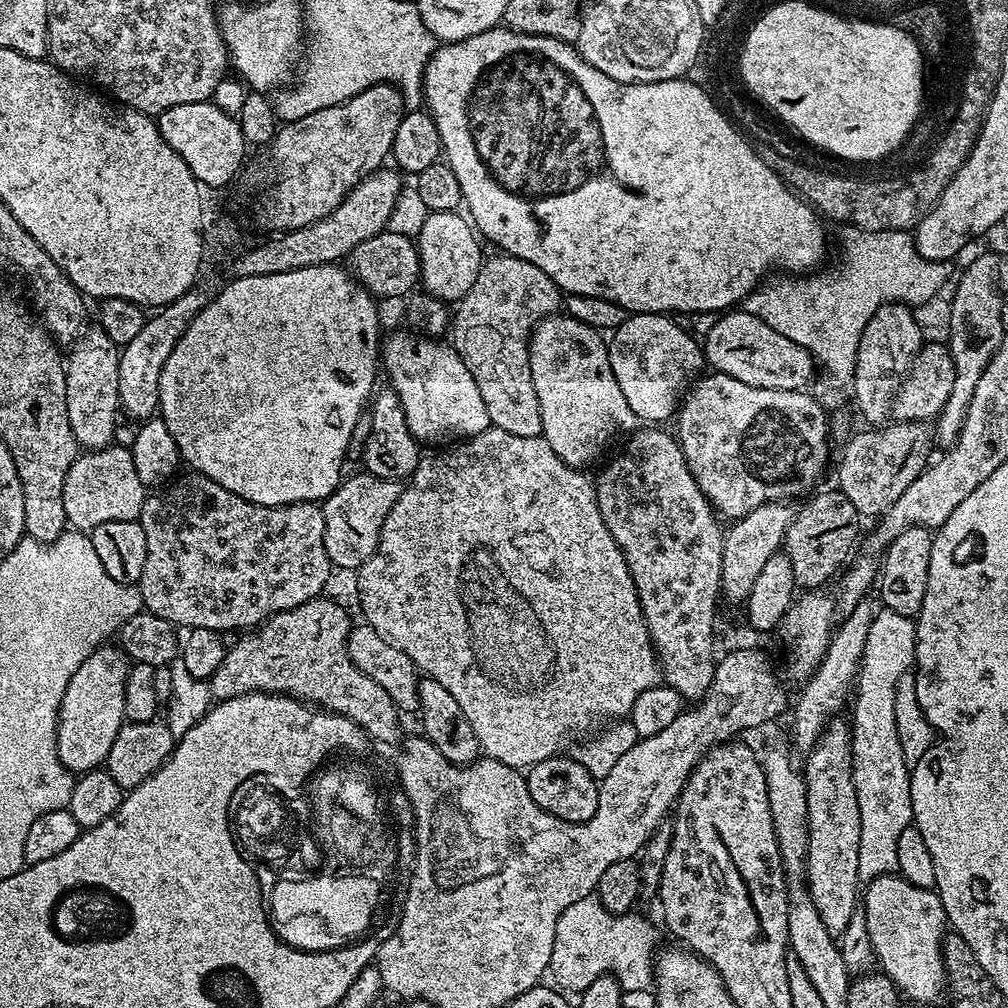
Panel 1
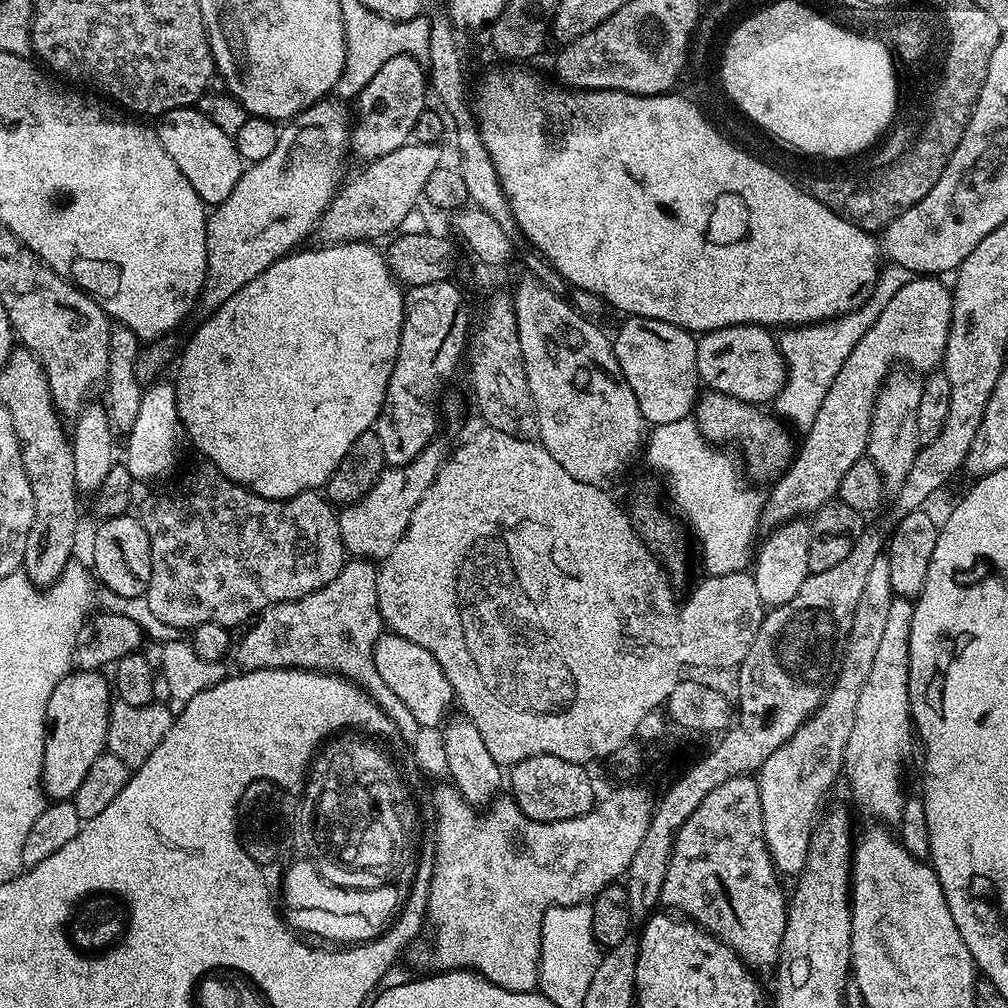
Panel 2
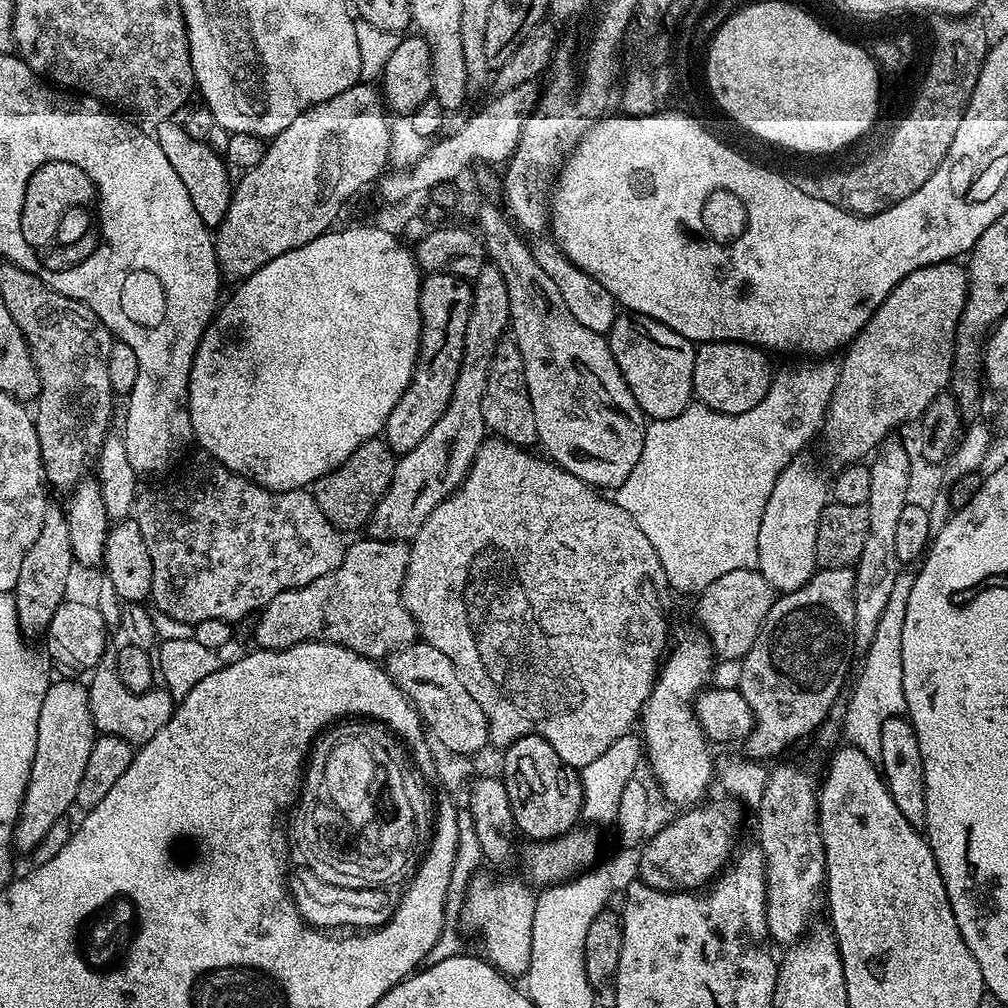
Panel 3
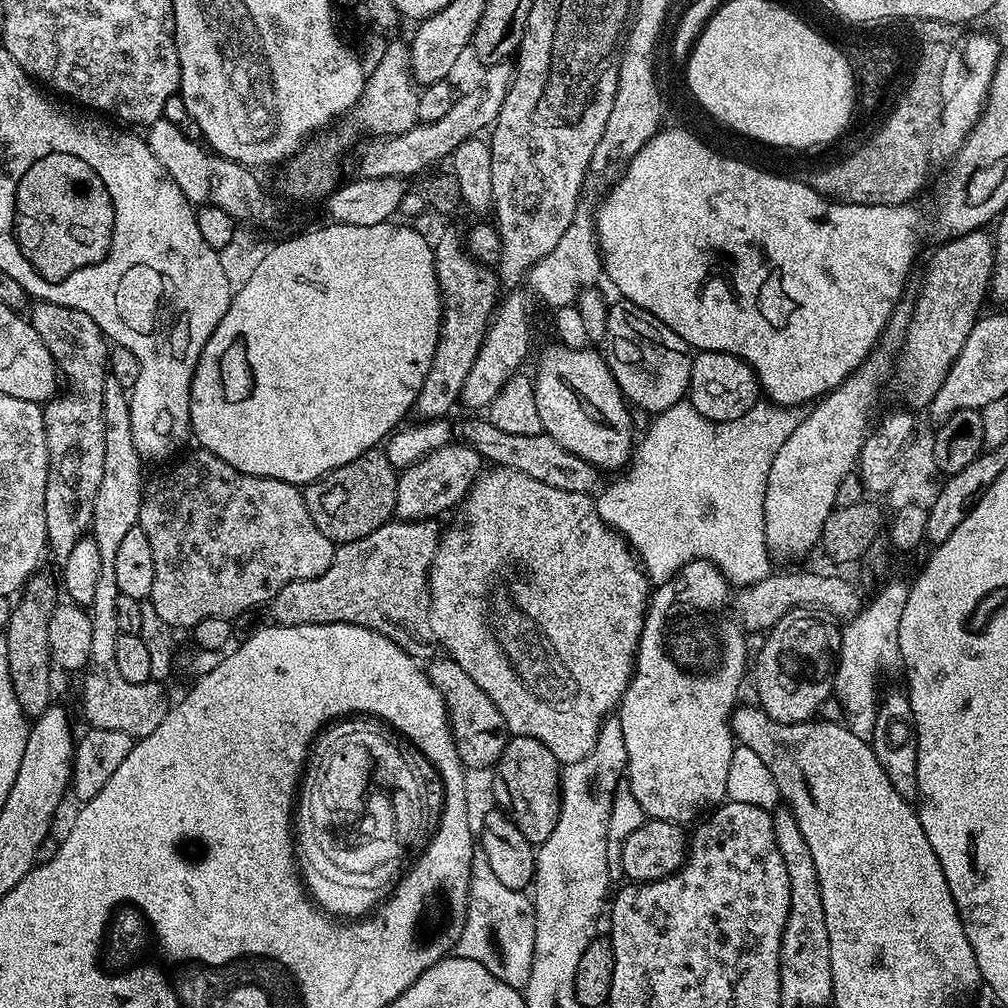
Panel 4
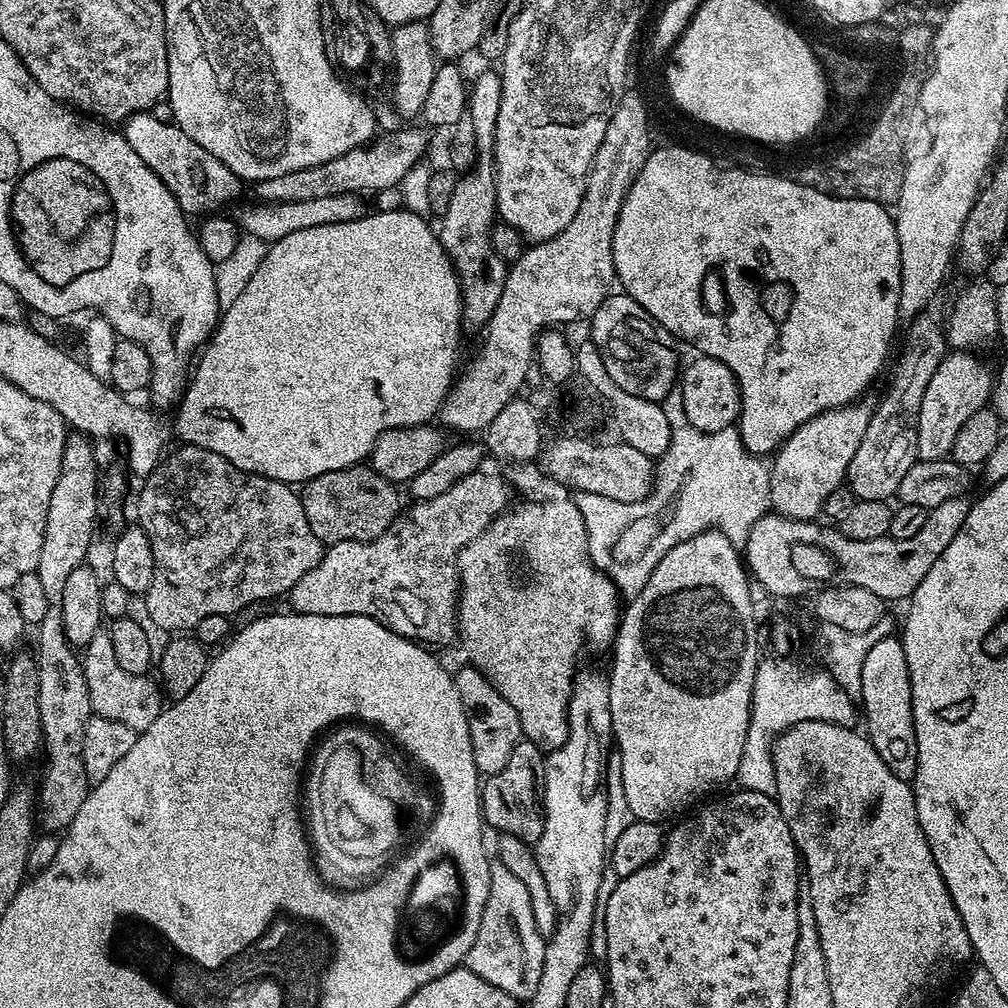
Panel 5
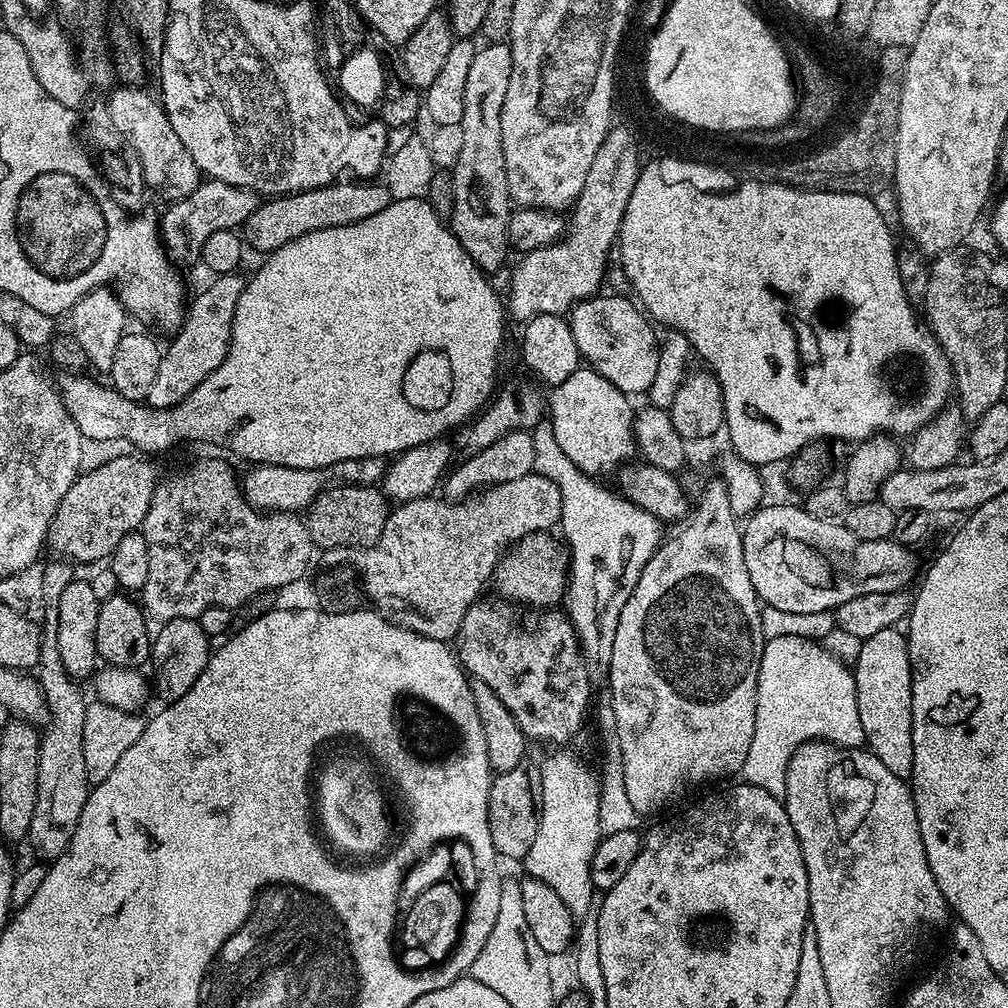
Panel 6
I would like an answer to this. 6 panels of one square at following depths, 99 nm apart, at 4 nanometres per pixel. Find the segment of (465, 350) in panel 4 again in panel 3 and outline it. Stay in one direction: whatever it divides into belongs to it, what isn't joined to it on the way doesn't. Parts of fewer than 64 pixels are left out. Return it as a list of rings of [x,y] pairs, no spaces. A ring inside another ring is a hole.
[[[437,272],[423,277],[420,286],[420,353],[416,367],[412,369],[412,381],[406,386],[402,398],[398,398],[394,410],[390,410],[382,433],[394,453],[414,450],[414,446],[434,430],[434,422],[442,418],[446,406],[450,406],[450,394],[454,394],[454,382],[462,366],[466,324],[470,322],[471,309],[472,285],[469,281]]]

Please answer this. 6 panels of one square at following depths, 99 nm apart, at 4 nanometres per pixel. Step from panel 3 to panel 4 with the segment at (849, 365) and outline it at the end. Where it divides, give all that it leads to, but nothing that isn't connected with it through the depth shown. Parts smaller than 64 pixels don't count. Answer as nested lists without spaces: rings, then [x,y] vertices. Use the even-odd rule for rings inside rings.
[[[979,230],[953,236],[932,256],[924,272],[924,285],[914,296],[910,326],[906,330],[904,347],[898,355],[898,378],[908,387],[908,400],[916,408],[927,409],[938,386],[946,382],[954,358],[962,354],[970,330],[974,330],[981,315],[992,282],[994,266],[994,236],[991,231]]]

